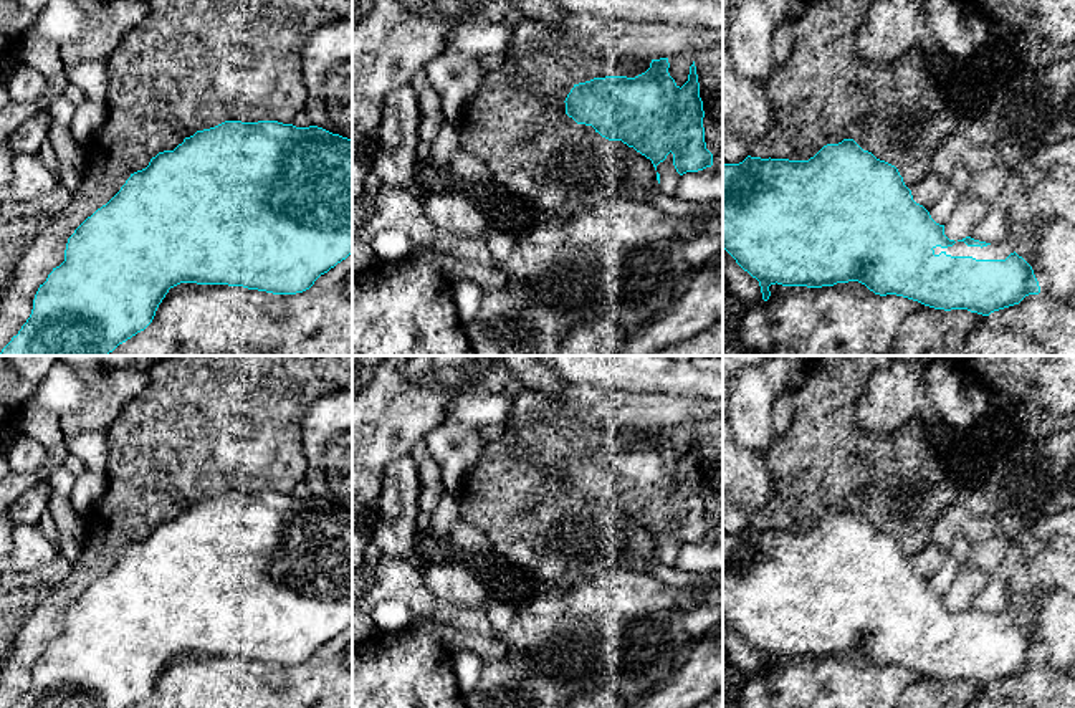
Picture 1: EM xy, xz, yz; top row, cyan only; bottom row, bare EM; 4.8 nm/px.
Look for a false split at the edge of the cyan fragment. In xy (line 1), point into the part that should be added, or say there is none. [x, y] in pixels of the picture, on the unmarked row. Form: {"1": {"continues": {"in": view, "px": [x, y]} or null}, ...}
{"1": {"continues": null}}

